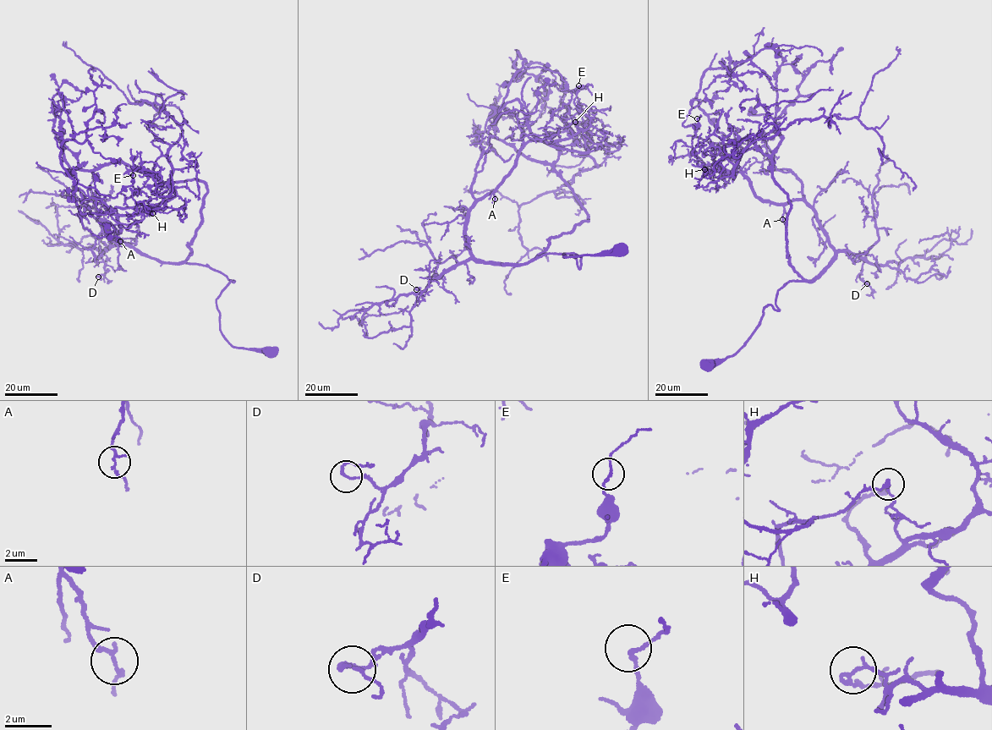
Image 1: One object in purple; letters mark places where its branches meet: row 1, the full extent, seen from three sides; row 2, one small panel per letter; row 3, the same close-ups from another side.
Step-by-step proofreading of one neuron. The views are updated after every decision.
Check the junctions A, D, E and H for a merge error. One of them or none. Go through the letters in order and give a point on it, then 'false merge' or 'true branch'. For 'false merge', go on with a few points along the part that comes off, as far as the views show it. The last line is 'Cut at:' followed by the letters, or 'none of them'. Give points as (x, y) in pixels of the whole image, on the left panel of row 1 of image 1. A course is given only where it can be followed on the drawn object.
A: (120, 241) | true branch
D: (98, 277) | true branch
E: (133, 175) | true branch
H: (152, 213) | false merge | (152, 213), (138, 205), (82, 214), (73, 199), (60, 154), (63, 142), (85, 139), (95, 71)
Cut at: H

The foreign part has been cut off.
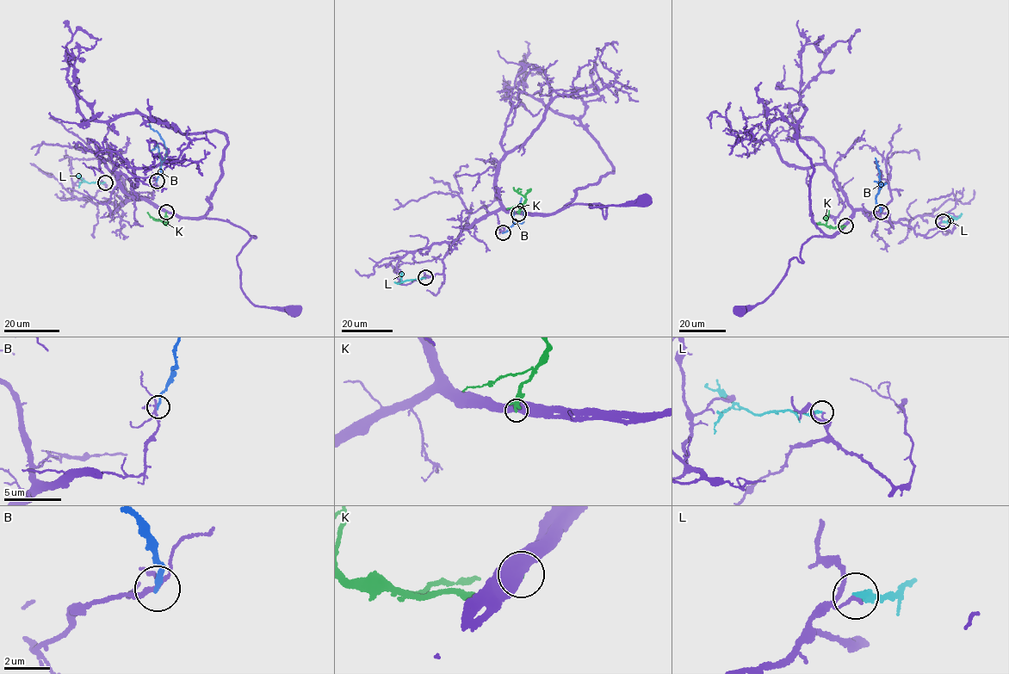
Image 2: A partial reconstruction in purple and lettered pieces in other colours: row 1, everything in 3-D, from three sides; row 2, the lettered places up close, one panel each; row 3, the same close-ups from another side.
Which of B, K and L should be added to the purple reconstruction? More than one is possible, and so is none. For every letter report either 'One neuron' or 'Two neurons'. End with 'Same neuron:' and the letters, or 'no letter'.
B: Two neurons
K: Two neurons
L: Two neurons
Same neuron: no letter

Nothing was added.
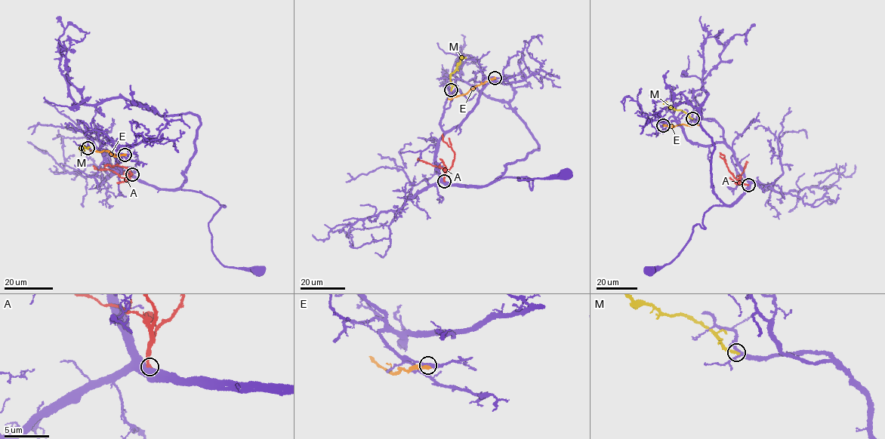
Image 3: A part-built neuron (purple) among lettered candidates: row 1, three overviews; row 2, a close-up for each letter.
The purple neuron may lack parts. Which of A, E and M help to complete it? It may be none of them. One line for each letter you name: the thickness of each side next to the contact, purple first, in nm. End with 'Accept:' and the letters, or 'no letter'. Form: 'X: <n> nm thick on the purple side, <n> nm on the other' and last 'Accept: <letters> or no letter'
Accept: no letter

